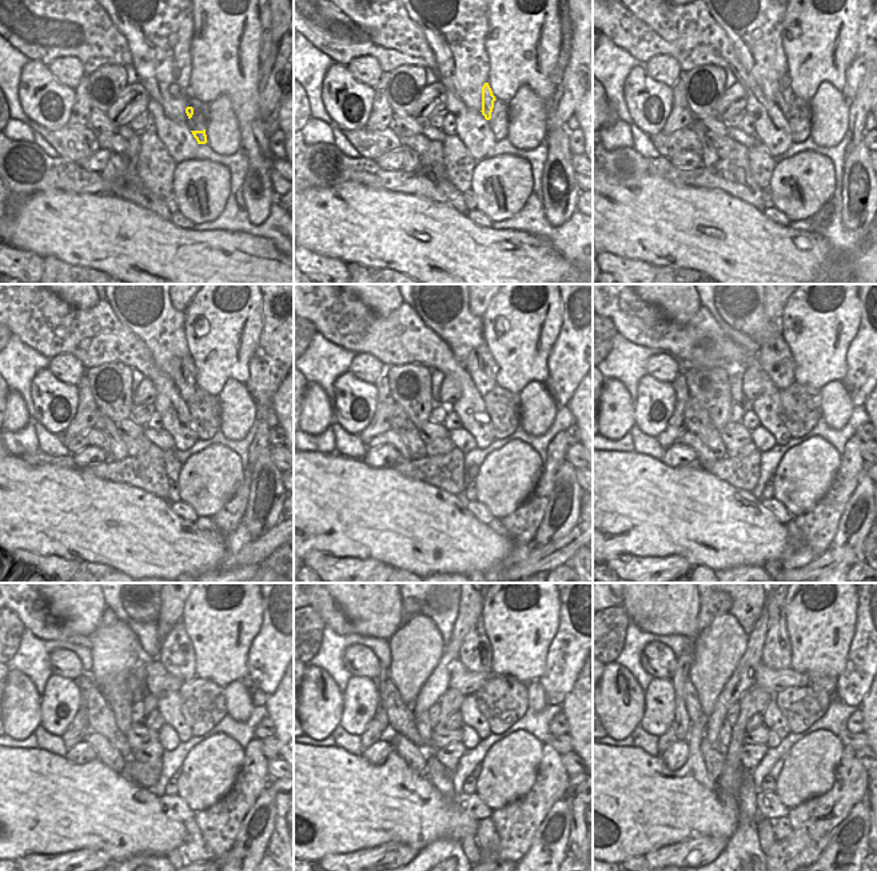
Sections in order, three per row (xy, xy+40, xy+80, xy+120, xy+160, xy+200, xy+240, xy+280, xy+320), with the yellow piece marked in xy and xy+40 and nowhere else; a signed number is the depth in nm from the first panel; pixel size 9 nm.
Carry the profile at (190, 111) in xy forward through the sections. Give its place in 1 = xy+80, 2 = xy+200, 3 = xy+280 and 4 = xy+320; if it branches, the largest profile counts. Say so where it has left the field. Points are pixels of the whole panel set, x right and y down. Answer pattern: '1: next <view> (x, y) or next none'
1: next xy+80 (784, 96)
2: next xy+200 (774, 356)
3: next xy+280 (475, 654)
4: next xy+320 (777, 650)

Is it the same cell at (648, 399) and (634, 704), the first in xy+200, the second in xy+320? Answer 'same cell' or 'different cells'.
different cells

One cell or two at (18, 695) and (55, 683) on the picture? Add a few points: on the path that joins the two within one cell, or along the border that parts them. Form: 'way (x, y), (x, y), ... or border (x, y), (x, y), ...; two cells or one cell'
border (42, 695), (39, 723); two cells

